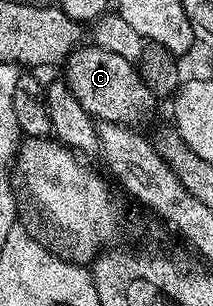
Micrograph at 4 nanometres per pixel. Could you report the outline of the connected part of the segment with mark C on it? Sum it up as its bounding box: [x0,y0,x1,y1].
[65,45,157,125]

